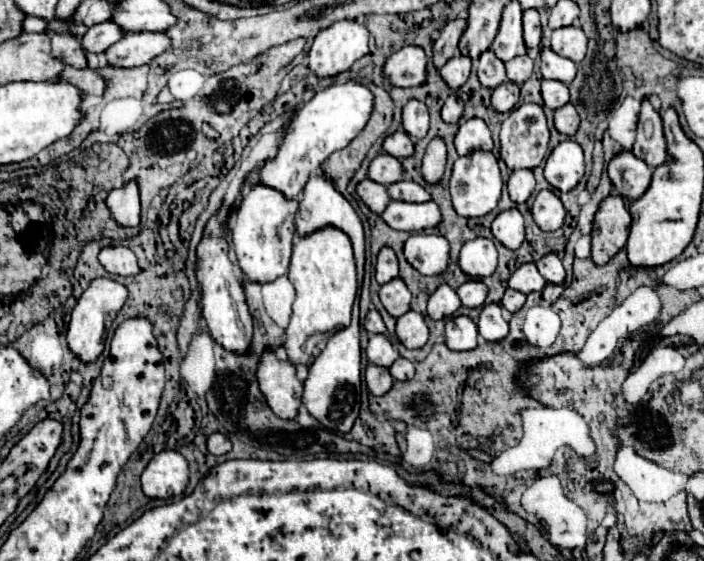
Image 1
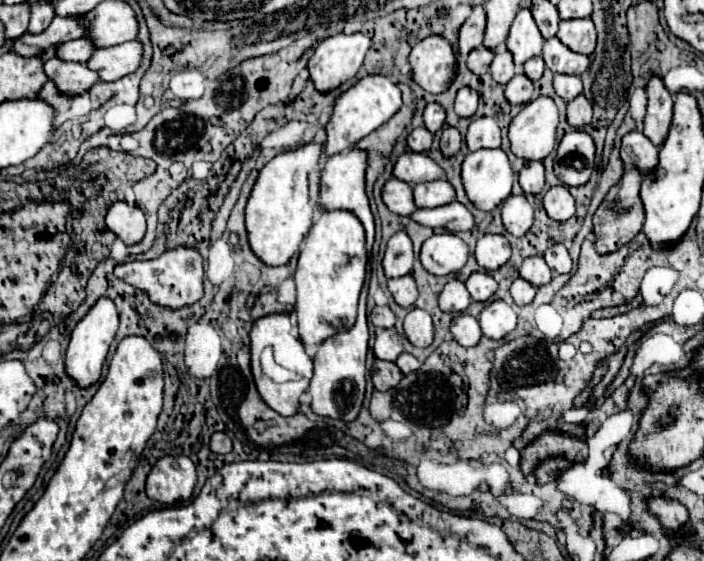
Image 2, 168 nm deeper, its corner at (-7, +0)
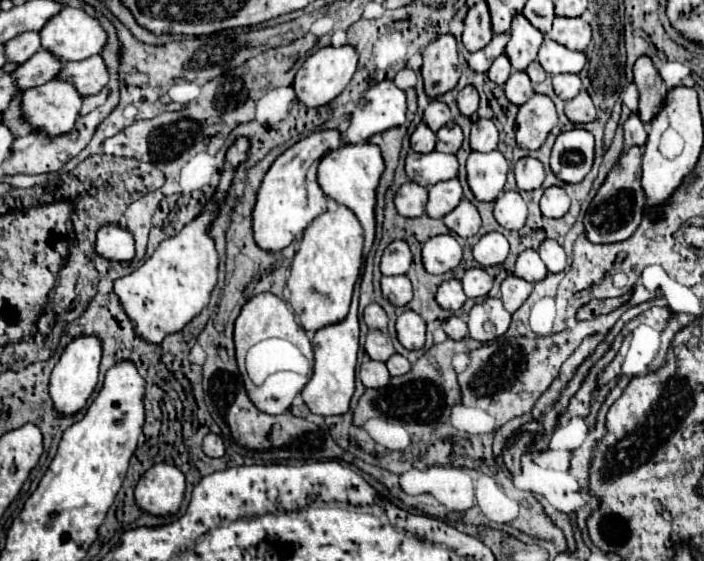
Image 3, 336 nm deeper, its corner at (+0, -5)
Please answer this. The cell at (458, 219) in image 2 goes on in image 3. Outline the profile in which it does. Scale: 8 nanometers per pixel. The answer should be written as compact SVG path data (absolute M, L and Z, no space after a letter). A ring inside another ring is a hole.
M462 200L450 214L446 214L442 218L442 222L458 236L462 238L470 238L478 232L480 228L480 214L478 210L468 202L468 200Z

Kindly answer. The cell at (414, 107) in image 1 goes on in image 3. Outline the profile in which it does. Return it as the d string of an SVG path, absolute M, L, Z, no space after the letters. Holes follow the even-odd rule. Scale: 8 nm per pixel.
M432 100L428 104L428 108L424 110L424 122L428 124L428 128L432 132L438 132L448 120L450 120L450 110L448 110L448 106L444 106L438 100Z

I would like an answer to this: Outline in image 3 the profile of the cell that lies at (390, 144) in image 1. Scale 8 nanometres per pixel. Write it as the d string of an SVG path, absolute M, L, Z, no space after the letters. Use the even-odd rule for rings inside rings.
M420 122L414 130L414 134L410 136L410 144L412 144L412 150L414 152L420 152L420 154L428 154L434 150L434 144L436 144L436 136L434 132L424 124Z

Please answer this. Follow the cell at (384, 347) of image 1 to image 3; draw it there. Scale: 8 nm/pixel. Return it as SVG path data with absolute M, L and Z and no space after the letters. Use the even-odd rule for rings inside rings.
M370 330L368 332L364 348L366 348L368 356L372 360L378 360L378 362L386 362L394 354L394 346L392 346L390 336L386 332L380 332L380 330Z

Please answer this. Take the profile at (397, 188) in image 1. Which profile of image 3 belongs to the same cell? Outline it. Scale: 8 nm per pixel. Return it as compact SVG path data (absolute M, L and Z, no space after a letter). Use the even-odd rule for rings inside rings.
M456 178L446 180L446 182L438 182L428 188L426 214L430 218L442 218L450 210L454 210L460 200L462 200L462 188Z

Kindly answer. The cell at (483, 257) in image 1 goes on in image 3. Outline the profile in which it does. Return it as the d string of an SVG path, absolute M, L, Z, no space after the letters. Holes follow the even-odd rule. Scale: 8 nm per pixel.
M488 232L474 244L474 260L488 268L502 264L508 256L508 240L500 232Z

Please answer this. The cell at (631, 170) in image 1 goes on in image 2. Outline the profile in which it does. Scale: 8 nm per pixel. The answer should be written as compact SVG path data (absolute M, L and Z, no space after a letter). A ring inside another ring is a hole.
M633 129L623 137L621 145L621 159L625 167L639 167L643 173L647 173L649 167L657 165L657 145L651 143L649 137L645 137L641 131Z

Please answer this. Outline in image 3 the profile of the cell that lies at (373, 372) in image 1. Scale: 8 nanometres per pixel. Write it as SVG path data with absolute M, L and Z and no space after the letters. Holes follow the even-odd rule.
M362 362L360 366L360 380L366 388L384 388L390 384L390 372L384 362Z

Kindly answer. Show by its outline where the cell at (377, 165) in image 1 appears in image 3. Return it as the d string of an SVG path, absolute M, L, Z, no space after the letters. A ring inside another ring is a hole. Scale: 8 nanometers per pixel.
M436 150L430 154L410 152L406 156L404 170L406 170L408 180L420 186L434 186L436 182L456 178L458 162L454 154L440 154Z

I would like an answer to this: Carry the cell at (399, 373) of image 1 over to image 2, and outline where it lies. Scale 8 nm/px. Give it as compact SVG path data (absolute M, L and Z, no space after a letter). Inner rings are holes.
M401 353L395 363L397 363L397 367L401 369L403 375L407 375L407 373L411 373L411 371L417 371L417 369L421 367L421 363L419 363L413 355L409 355L409 353Z

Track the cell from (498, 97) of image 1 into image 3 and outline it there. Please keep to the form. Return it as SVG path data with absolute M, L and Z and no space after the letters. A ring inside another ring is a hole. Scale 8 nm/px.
M512 72L508 82L504 84L504 92L506 92L506 98L516 104L516 106L522 106L524 102L528 102L534 94L532 90L532 82L530 78L526 76L526 72Z

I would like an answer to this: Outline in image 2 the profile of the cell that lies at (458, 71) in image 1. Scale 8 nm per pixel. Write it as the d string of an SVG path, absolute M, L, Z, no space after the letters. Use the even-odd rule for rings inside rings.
M479 47L479 49L473 49L473 51L469 53L467 65L469 65L469 69L471 69L473 73L483 75L483 73L489 71L489 65L491 65L493 57L495 57L495 51L491 51L491 49L487 49L487 47Z

